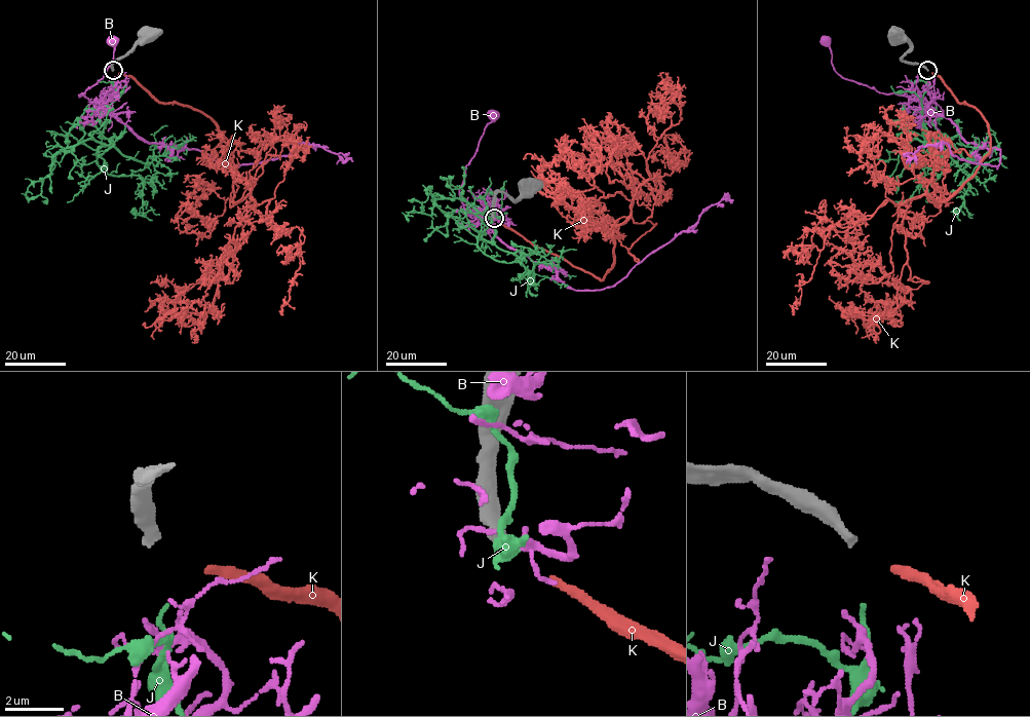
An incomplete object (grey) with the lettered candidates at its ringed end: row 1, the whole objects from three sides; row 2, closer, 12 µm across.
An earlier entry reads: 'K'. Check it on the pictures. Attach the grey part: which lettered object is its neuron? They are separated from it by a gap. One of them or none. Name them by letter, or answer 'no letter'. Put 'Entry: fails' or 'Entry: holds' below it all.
K
Entry: holds

